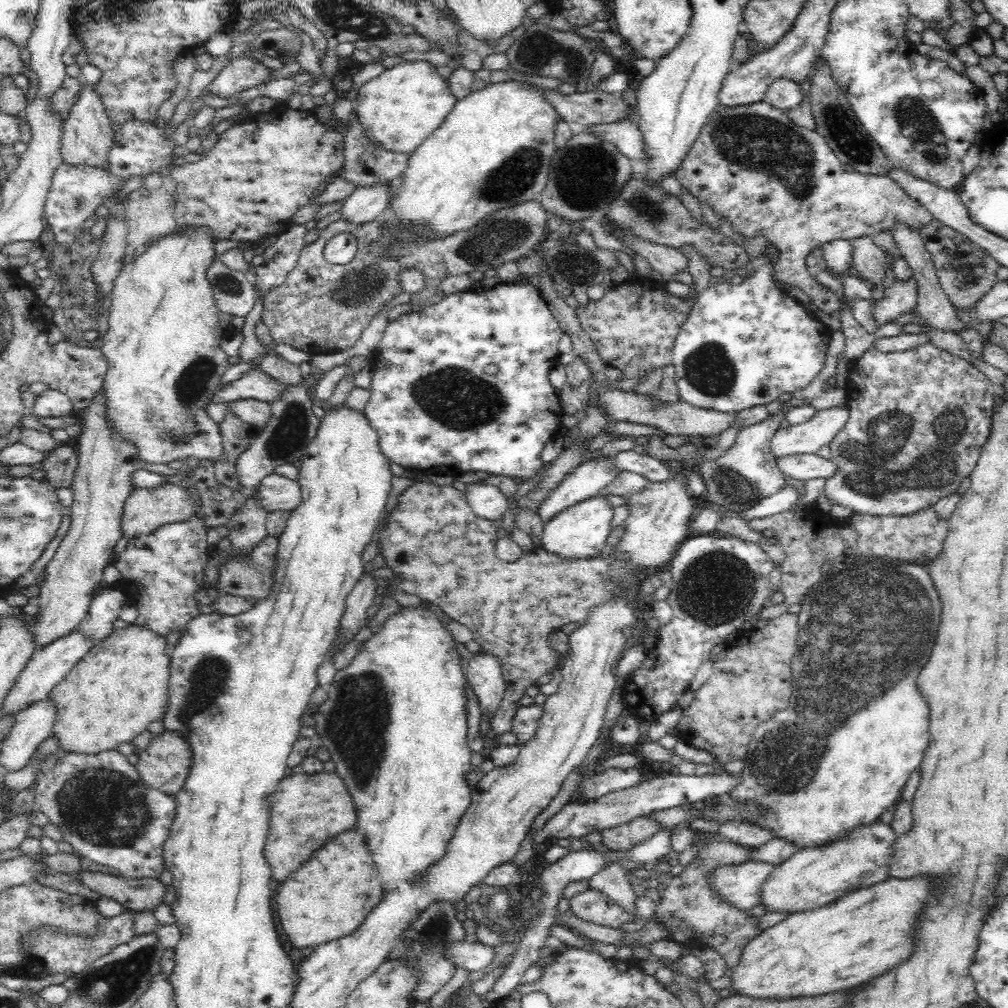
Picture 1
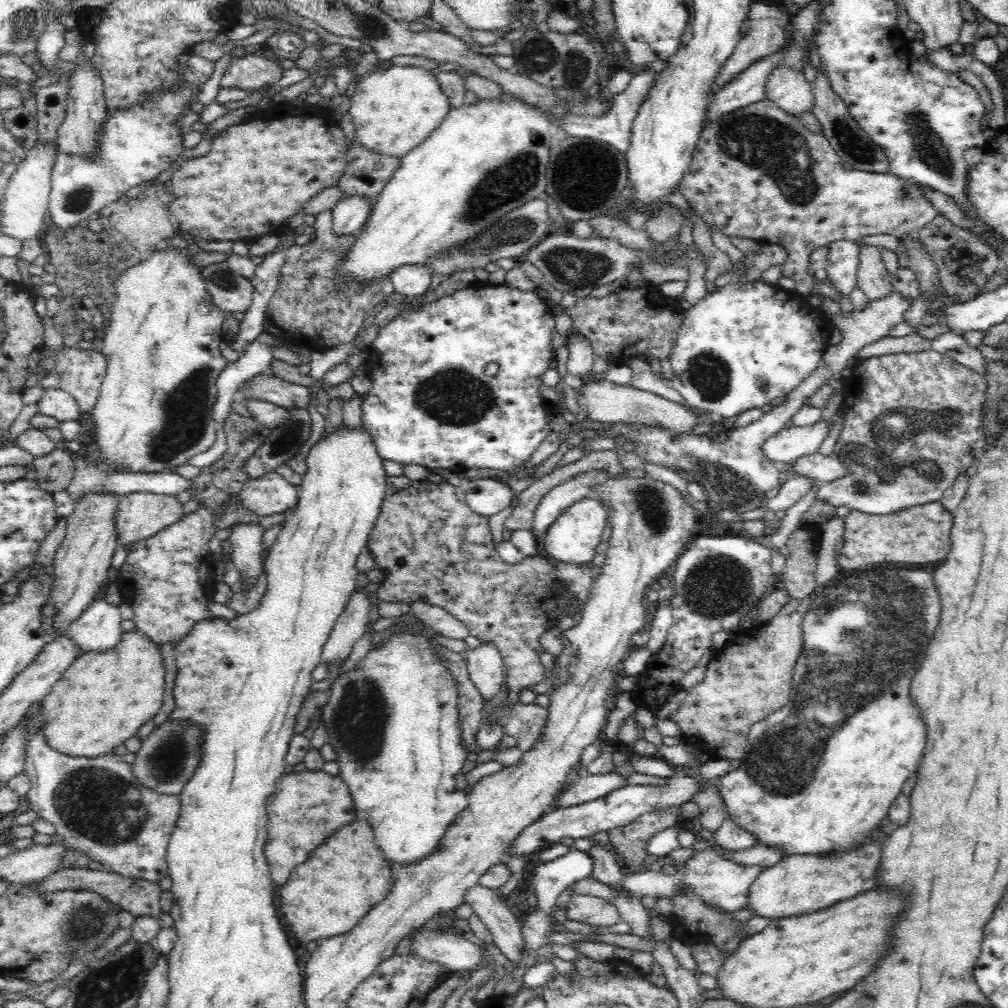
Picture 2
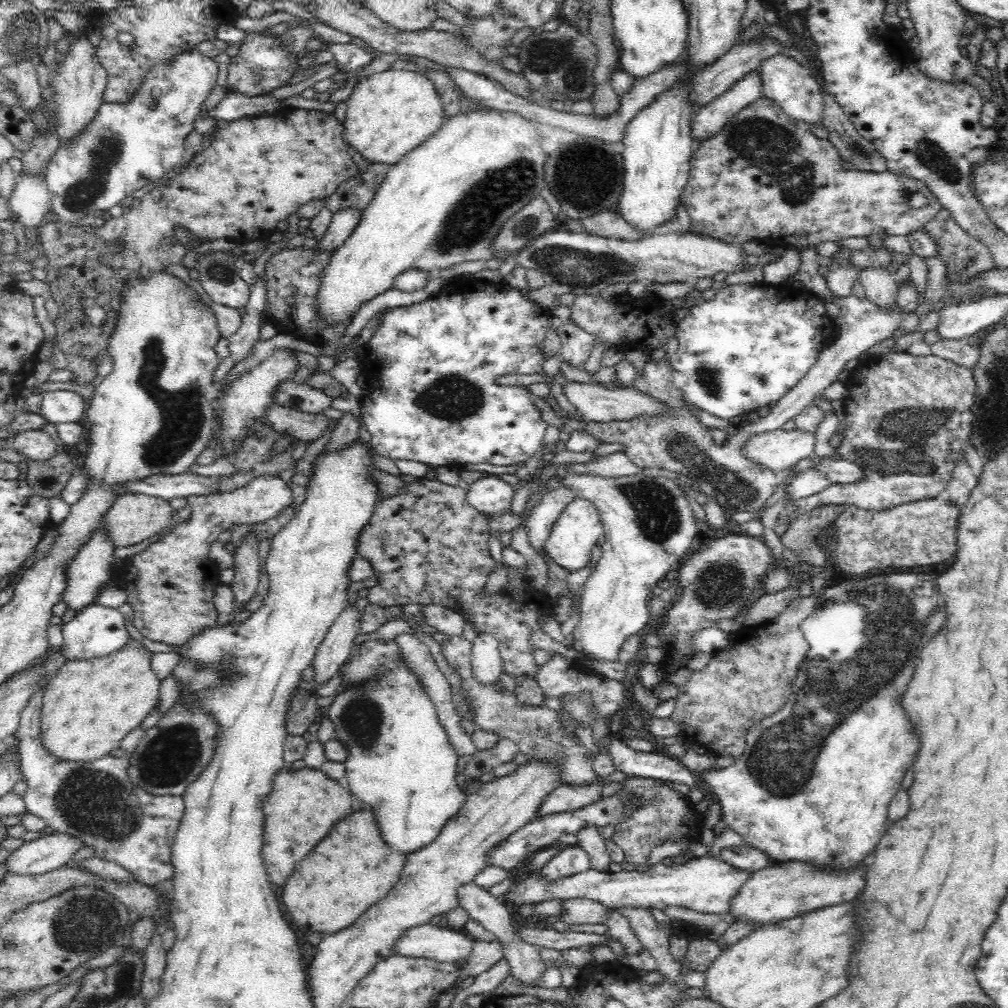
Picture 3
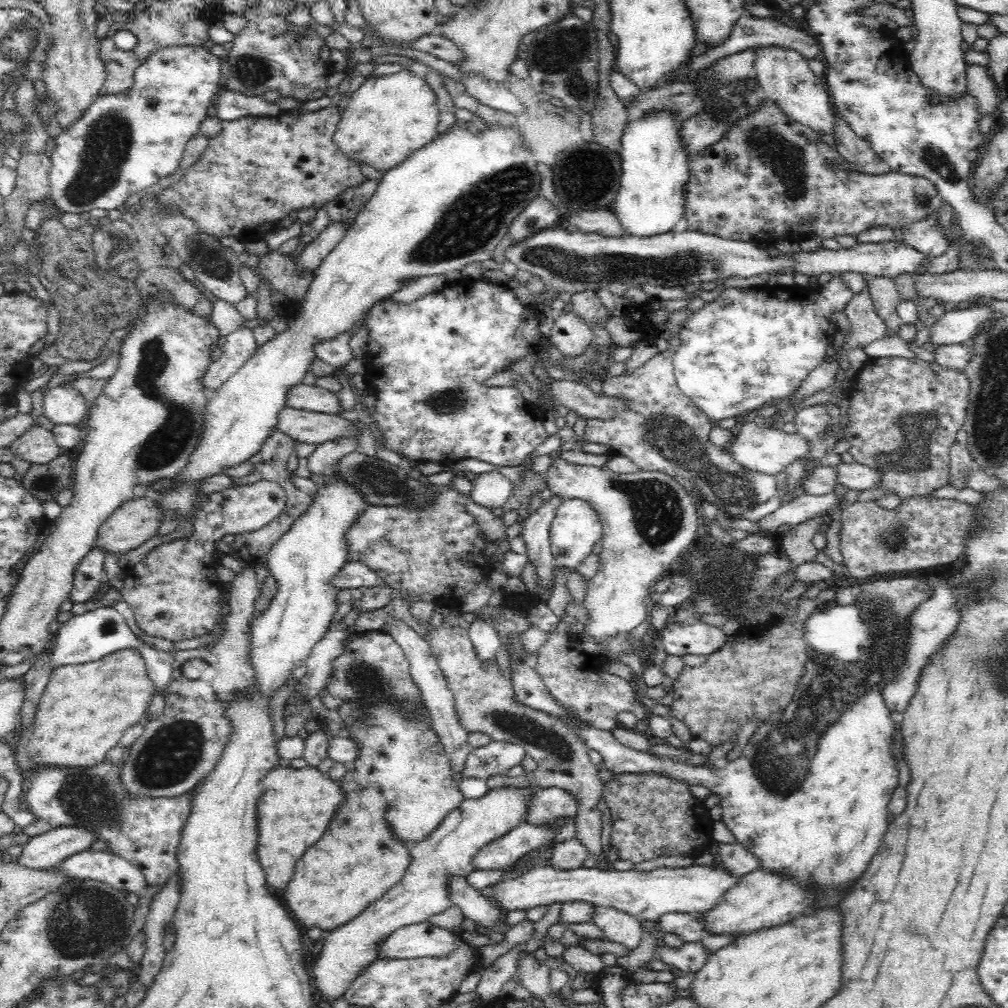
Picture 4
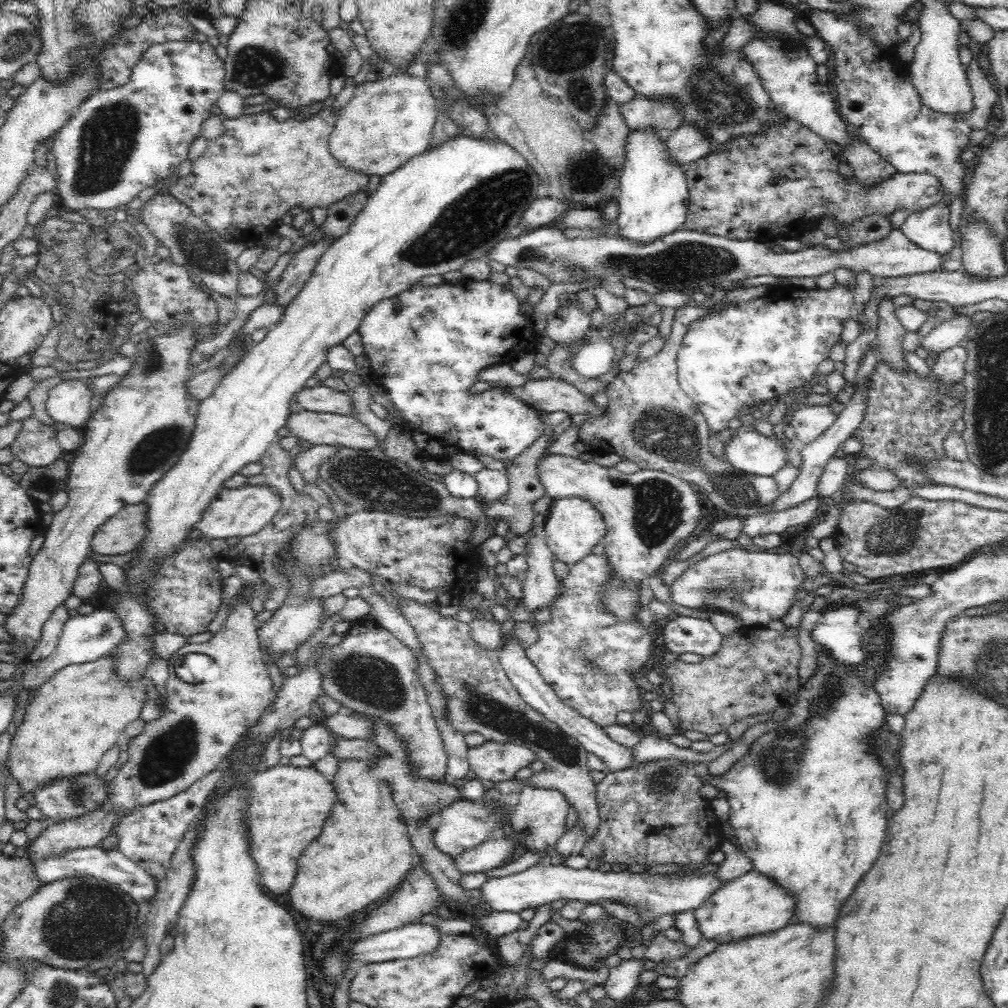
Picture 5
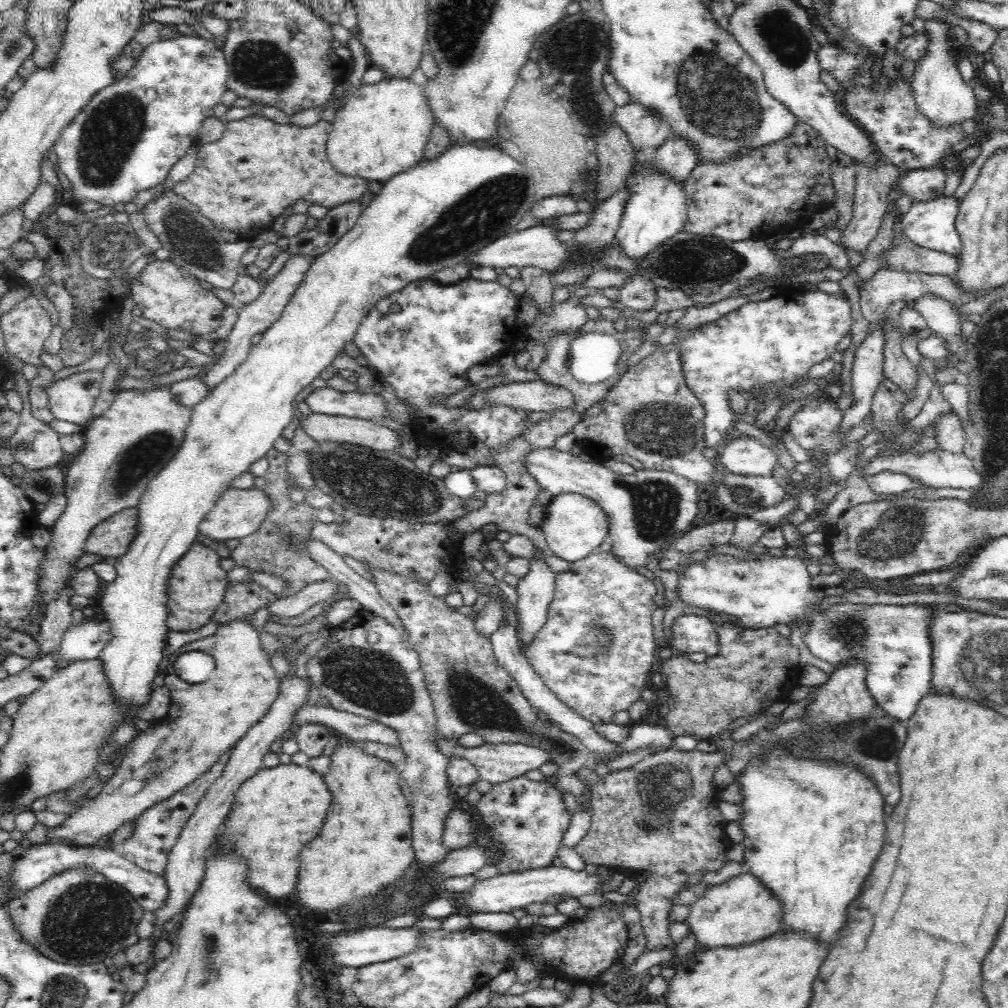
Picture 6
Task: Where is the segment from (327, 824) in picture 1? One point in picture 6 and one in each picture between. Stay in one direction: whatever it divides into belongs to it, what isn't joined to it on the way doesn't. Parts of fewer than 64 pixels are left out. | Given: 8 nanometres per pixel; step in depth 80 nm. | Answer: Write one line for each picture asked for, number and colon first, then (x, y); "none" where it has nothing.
2: (309, 806)
3: (304, 805)
4: (297, 805)
5: (288, 806)
6: (275, 812)

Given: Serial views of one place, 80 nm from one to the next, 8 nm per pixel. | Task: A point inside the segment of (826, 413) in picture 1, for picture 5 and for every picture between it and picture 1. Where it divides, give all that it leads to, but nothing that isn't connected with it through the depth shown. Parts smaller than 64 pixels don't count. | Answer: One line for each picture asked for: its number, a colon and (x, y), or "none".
2: (784, 448)
3: (779, 450)
4: (766, 450)
5: (749, 451)

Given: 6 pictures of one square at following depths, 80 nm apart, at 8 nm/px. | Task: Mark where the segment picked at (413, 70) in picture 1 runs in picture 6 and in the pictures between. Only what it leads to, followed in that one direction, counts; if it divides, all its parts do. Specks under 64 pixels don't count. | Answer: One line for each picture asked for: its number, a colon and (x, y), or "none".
2: (394, 110)
3: (389, 113)
4: (389, 116)
5: (387, 121)
6: (383, 128)

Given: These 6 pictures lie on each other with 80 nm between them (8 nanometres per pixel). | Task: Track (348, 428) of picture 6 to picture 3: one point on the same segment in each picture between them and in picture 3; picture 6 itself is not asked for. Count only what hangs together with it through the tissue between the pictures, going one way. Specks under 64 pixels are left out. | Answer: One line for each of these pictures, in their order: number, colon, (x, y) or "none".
3: (305, 426)
4: (302, 426)
5: (315, 428)

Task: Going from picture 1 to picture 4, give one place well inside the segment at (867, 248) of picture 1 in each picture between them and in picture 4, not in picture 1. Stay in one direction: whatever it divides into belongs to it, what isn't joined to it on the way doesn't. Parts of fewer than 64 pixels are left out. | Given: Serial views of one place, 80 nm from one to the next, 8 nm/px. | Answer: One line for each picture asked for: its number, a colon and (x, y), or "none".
2: (872, 278)
3: (879, 285)
4: (883, 292)

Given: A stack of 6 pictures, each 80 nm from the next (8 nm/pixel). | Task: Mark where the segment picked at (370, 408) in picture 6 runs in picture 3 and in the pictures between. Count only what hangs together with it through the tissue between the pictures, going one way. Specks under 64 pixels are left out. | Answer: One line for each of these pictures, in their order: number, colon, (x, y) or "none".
3: (302, 398)
4: (312, 398)
5: (321, 399)

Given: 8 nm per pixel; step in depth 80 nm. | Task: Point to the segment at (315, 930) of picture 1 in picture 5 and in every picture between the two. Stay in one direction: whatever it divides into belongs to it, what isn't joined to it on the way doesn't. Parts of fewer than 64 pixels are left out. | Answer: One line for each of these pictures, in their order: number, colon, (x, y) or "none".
2: (327, 895)
3: (352, 869)
4: (365, 860)
5: (365, 821)

